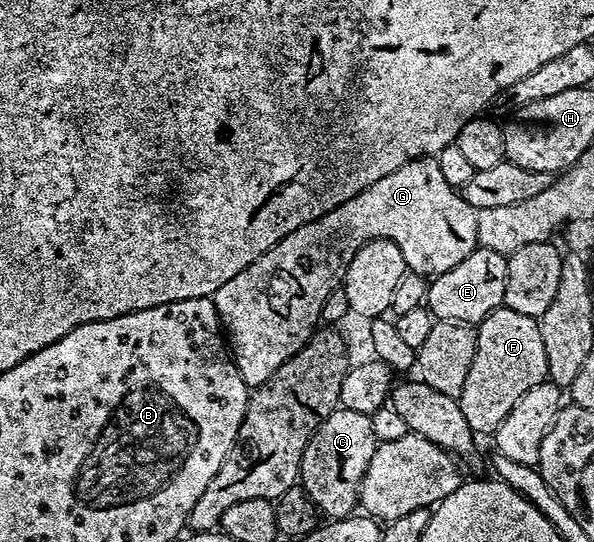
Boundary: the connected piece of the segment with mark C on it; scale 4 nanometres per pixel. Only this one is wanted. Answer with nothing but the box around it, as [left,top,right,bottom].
[299,408,376,519]

